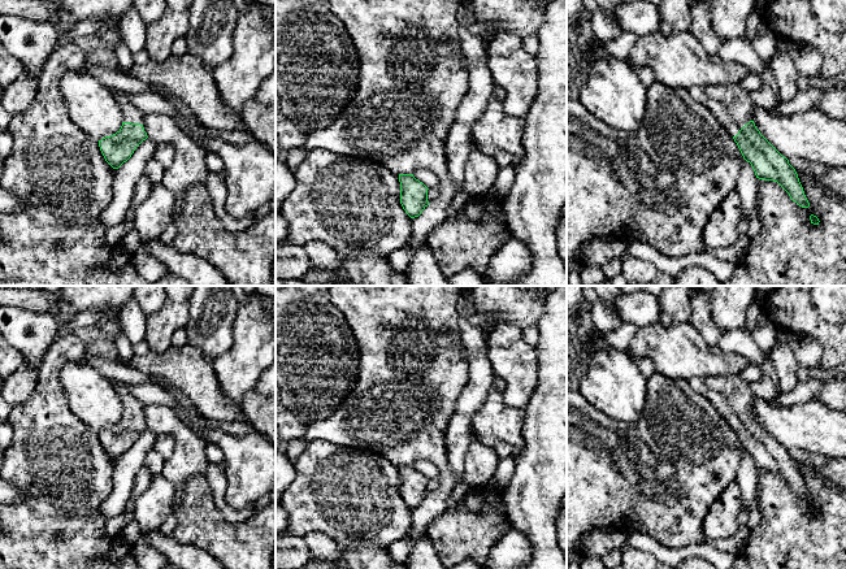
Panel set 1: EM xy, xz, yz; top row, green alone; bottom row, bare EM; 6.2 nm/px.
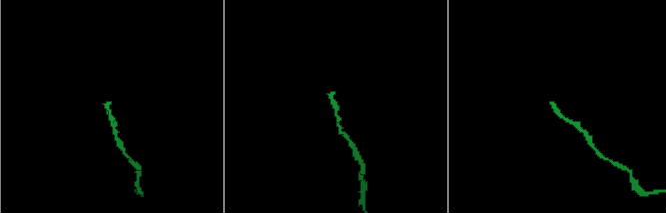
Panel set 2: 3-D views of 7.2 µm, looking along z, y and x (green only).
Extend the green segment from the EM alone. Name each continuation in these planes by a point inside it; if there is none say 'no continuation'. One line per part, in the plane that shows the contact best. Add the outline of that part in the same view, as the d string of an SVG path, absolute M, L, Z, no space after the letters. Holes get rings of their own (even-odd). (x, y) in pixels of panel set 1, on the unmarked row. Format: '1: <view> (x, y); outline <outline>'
1: xy (133, 405); outline M112 381L112 385L116 392L120 395L123 405L123 413L143 416L144 404L126 391L126 383Z

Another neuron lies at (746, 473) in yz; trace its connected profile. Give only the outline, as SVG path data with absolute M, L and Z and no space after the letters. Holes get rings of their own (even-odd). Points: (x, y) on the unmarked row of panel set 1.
M743 452L742 461L737 469L737 479L742 494L742 509L751 511L755 507L755 492L758 488L758 469L750 453Z

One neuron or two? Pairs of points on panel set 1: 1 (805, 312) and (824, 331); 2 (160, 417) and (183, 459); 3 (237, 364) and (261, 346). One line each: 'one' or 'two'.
1: one
2: one
3: one

